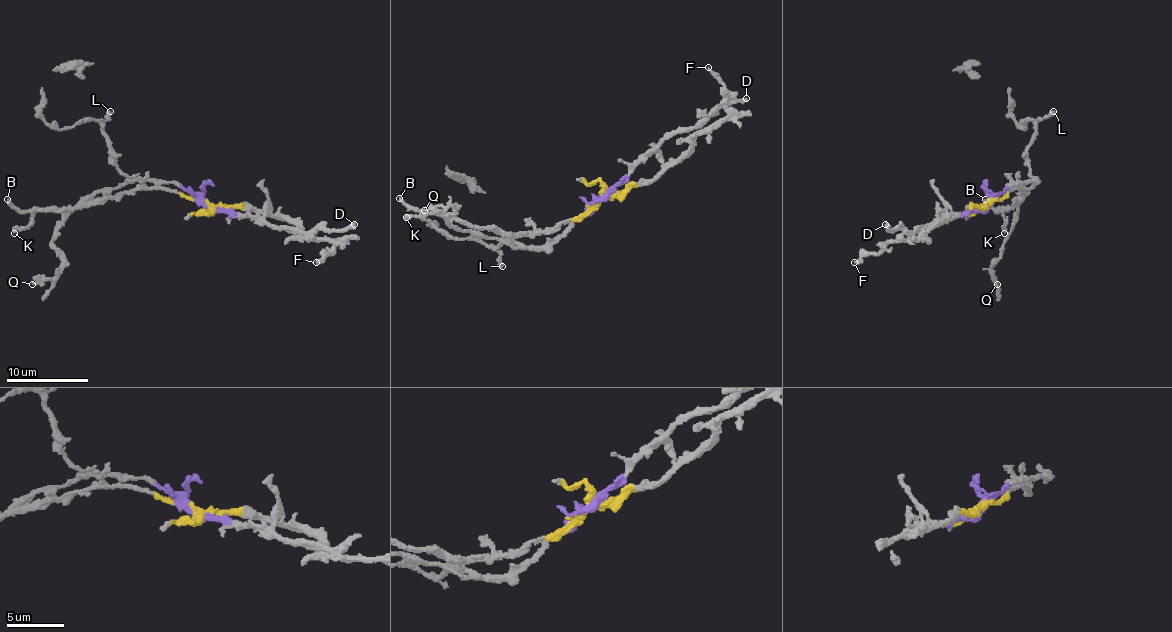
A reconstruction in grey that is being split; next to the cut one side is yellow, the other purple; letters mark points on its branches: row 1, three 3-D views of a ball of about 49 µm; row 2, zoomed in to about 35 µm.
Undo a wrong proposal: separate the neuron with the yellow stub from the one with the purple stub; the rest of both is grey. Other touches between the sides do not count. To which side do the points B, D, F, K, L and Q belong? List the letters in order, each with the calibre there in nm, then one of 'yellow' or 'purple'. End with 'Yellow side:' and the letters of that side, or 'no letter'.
B: 320 nm thick; yellow
D: 420 nm thick; purple
F: 260 nm thick; yellow
K: 440 nm thick; yellow
L: 360 nm thick; purple
Q: 240 nm thick; purple
Yellow side: B, F, K

